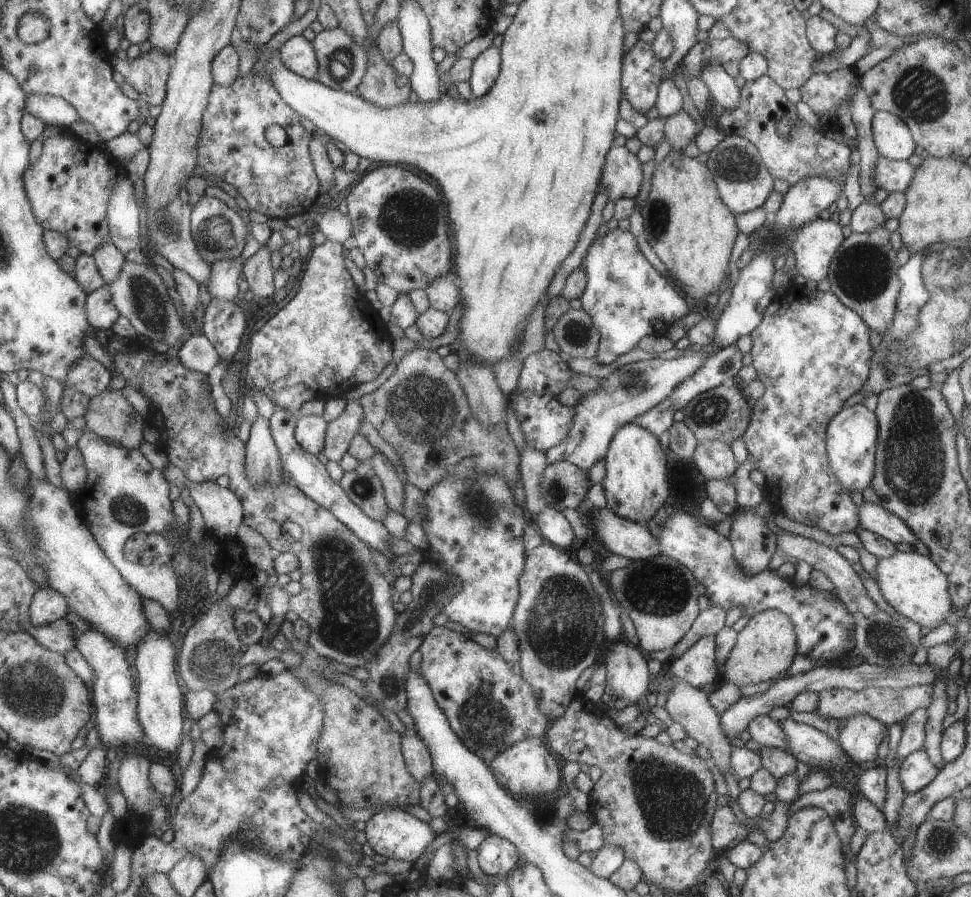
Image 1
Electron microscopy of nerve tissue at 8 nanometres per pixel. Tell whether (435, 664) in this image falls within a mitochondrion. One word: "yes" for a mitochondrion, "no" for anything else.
no

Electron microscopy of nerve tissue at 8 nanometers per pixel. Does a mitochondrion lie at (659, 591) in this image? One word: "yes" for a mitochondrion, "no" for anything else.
yes

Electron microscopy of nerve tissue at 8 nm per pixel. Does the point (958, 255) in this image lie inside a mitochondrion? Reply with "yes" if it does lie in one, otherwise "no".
yes

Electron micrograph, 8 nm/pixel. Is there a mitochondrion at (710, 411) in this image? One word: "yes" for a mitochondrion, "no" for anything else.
yes

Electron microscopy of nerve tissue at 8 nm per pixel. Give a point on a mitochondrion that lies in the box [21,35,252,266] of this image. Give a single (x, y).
(218, 233)

